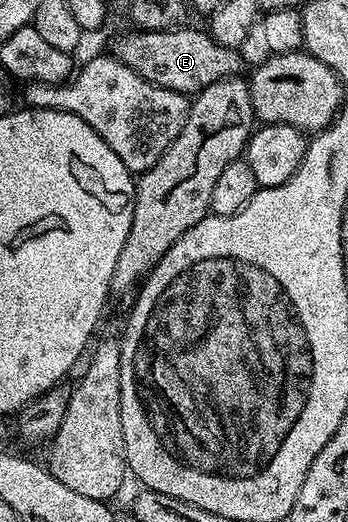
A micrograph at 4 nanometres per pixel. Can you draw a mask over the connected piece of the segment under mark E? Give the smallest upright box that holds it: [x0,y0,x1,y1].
[109,26,244,94]

